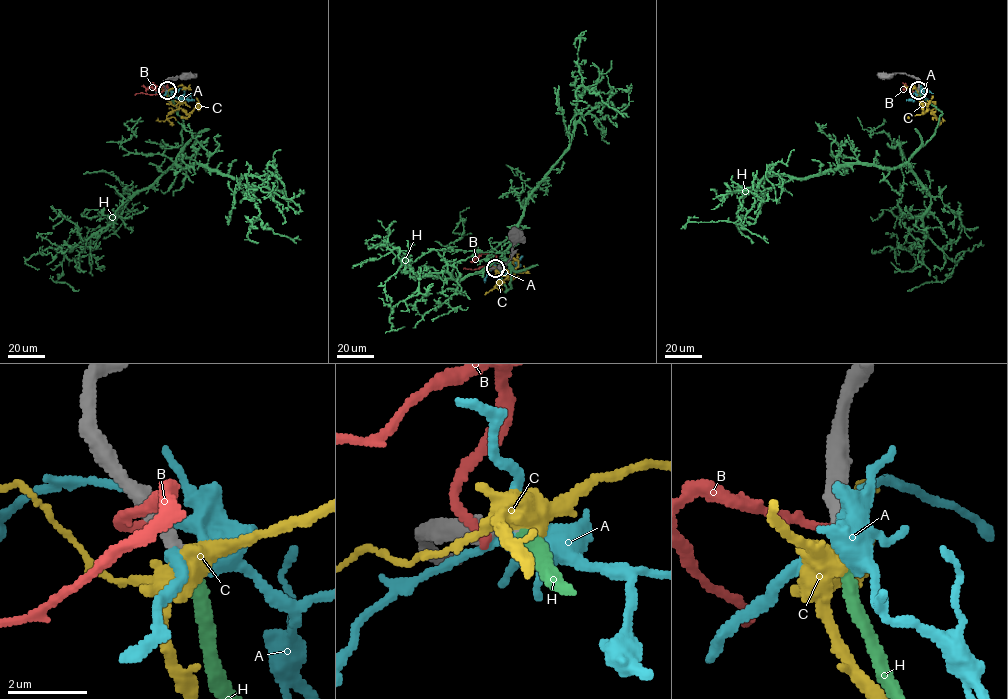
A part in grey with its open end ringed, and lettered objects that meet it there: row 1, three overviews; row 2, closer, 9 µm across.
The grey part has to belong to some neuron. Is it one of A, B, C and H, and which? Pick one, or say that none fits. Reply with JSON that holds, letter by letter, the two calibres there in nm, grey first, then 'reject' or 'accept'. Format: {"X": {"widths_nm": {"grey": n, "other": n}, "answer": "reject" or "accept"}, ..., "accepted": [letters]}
{"A": {"widths_nm": {"grey": 380, "other": 280}, "answer": "reject"}, "B": {"widths_nm": {"grey": 400, "other": 260}, "answer": "reject"}, "C": {"widths_nm": {"grey": 380, "other": 440}, "answer": "reject"}, "H": {"widths_nm": {"grey": 360, "other": 360}, "answer": "accept"}, "accepted": ["H"]}

